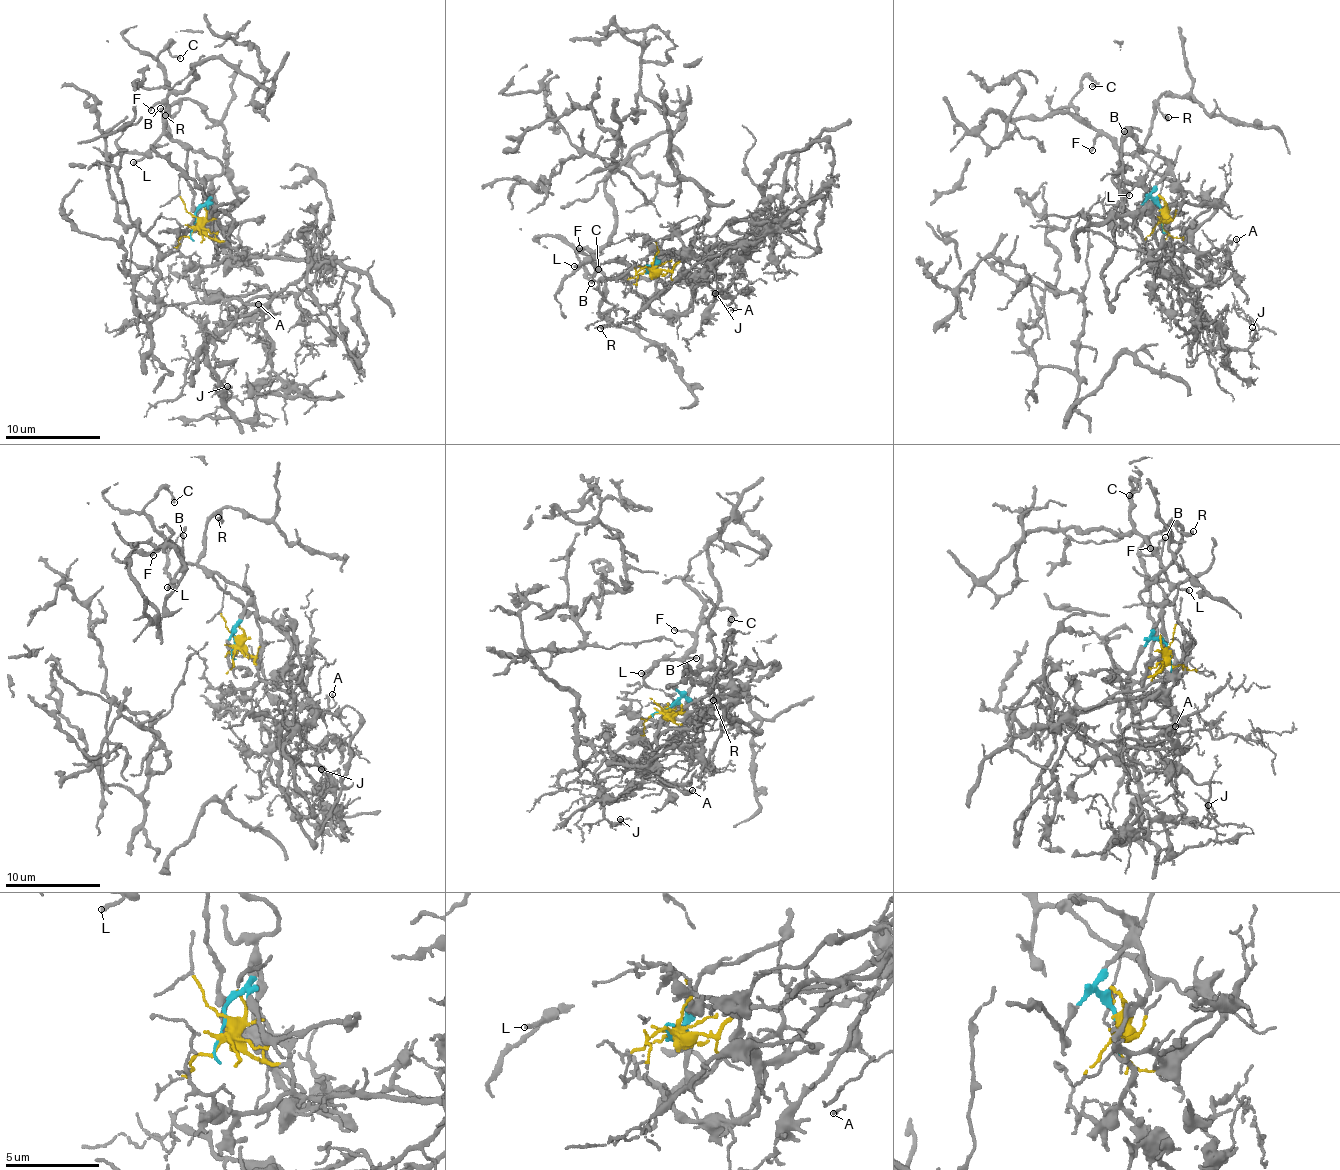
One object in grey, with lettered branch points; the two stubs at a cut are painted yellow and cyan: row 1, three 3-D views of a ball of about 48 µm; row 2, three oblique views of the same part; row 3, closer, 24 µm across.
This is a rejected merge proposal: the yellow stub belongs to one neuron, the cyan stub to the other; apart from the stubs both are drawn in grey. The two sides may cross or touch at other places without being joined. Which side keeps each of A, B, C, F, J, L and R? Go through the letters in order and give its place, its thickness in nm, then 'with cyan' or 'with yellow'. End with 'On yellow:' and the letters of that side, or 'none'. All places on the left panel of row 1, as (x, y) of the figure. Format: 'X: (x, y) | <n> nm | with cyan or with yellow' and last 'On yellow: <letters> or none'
A: (258, 304) | 120 nm | with yellow
B: (160, 108) | 150 nm | with cyan
C: (180, 58) | 150 nm | with cyan
F: (151, 110) | 170 nm | with cyan
J: (227, 386) | 120 nm | with yellow
L: (133, 162) | 200 nm | with cyan
R: (165, 115) | 240 nm | with cyan
On yellow: A, J

